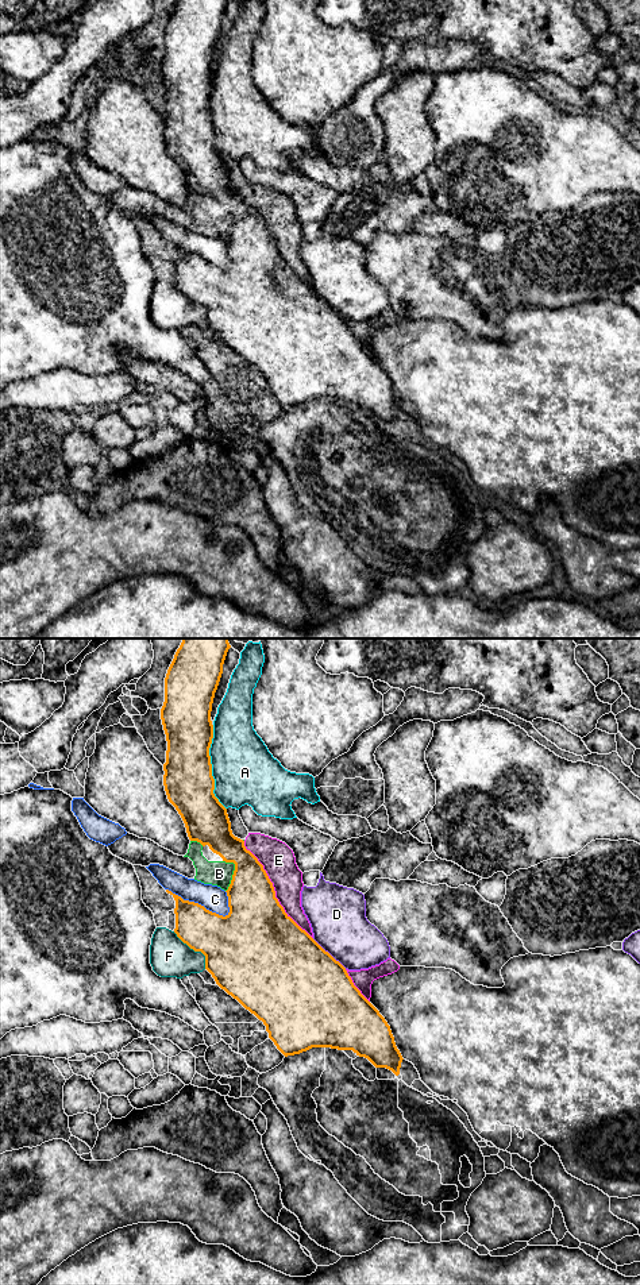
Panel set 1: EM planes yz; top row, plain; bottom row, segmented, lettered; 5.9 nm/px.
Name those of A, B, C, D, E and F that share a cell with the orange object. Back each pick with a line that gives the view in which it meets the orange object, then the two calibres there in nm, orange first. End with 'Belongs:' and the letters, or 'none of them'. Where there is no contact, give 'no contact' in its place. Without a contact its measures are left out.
Belongs: none of them

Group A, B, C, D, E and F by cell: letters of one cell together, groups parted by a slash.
A / B E / C / D / F

